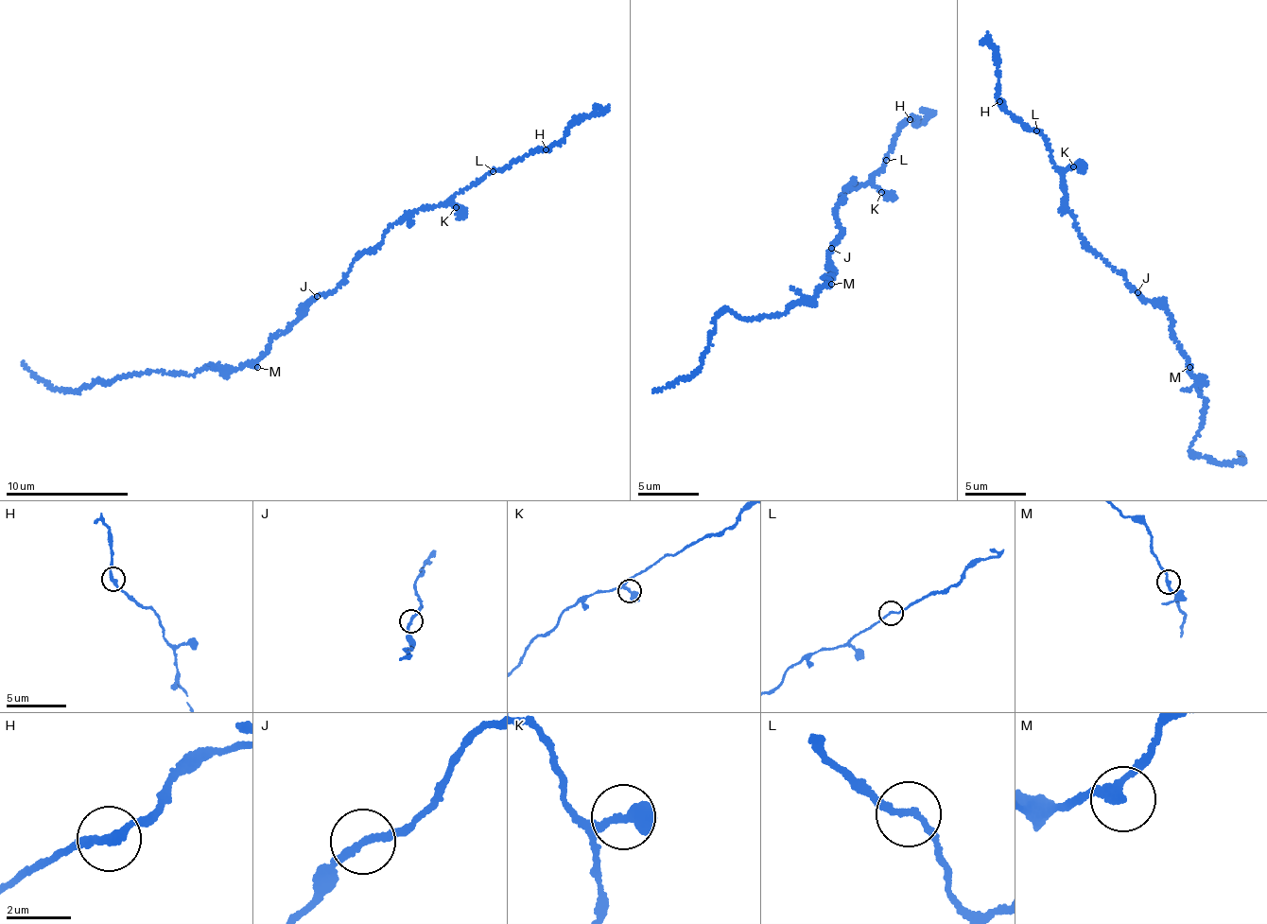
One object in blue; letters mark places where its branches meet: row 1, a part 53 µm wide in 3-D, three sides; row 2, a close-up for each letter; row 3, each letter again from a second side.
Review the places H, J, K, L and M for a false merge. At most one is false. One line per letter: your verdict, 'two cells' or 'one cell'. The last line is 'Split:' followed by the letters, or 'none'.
H: one cell
J: one cell
K: one cell
L: one cell
M: one cell
Split: none

